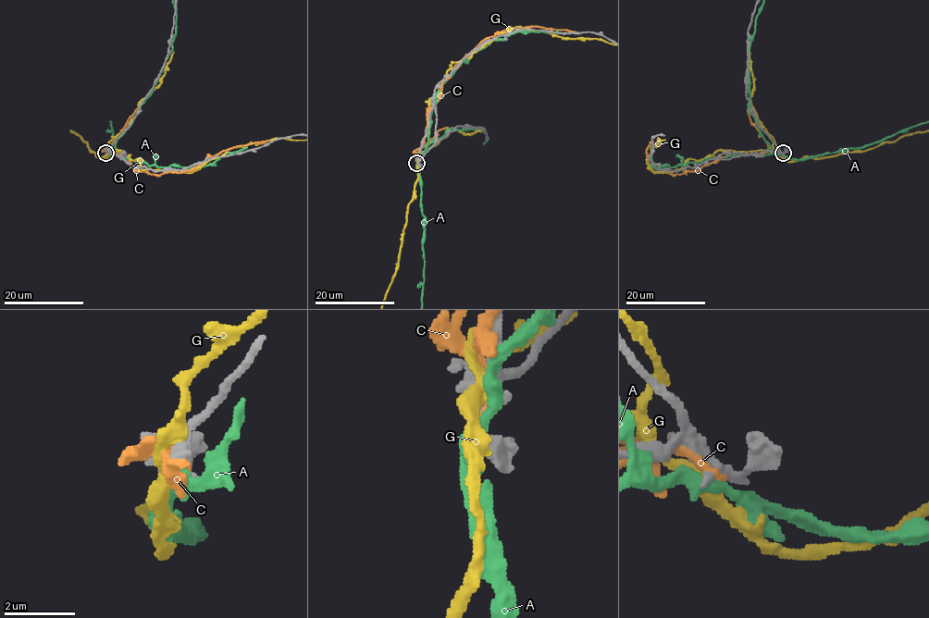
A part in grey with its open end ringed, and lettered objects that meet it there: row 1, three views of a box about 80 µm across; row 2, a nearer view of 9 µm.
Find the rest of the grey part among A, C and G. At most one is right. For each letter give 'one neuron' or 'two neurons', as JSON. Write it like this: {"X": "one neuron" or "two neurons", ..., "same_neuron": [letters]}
{"A": "two neurons", "C": "two neurons", "G": "two neurons", "same_neuron": []}

